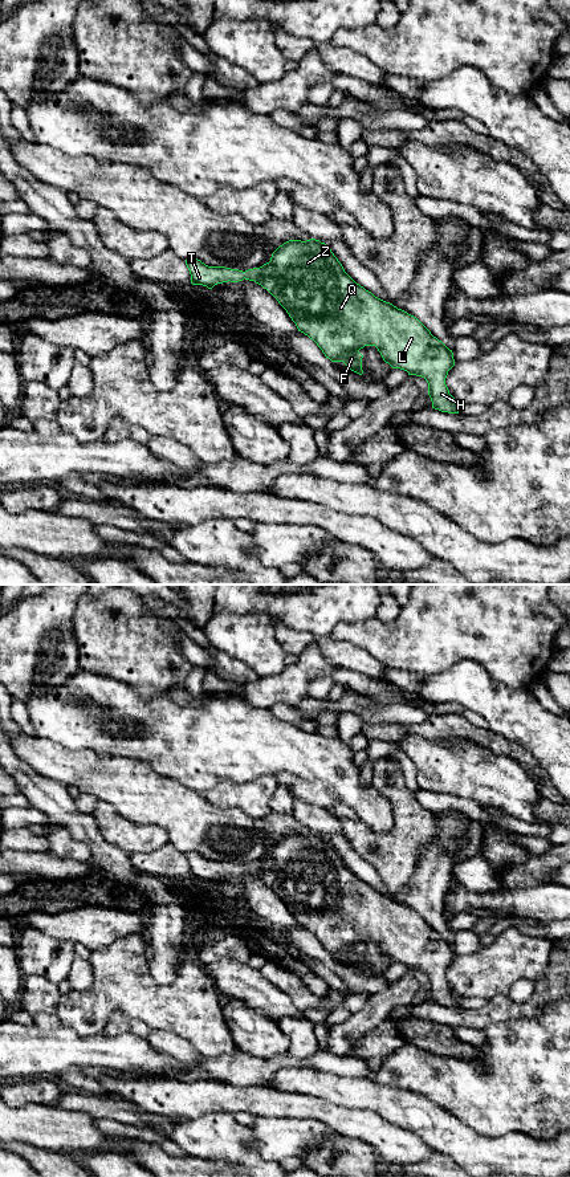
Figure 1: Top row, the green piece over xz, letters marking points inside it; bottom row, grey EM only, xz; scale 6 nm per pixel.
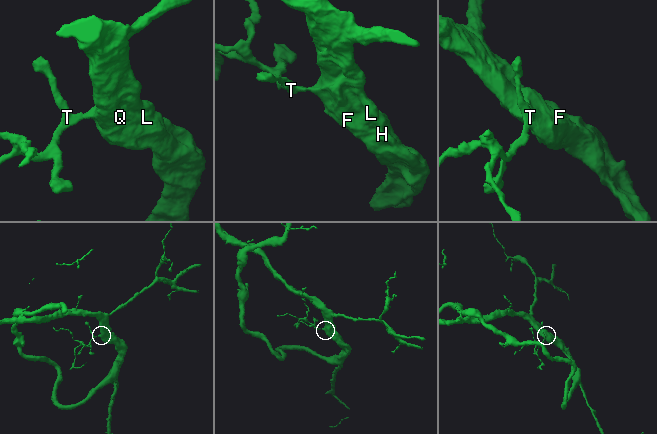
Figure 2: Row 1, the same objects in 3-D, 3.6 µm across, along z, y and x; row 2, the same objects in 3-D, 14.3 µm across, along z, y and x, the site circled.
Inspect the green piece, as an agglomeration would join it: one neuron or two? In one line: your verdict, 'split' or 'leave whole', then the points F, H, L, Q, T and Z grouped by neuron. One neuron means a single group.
leave whole; F H L Q T Z

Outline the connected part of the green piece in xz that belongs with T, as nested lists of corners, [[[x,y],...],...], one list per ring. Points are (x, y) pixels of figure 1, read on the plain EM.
[[[289,834],[280,839],[270,855],[245,866],[225,860],[208,860],[198,852],[187,852],[186,859],[192,879],[212,883],[223,876],[255,875],[266,883],[286,904],[298,925],[313,933],[331,956],[343,956],[351,965],[362,969],[359,946],[365,940],[375,940],[383,954],[408,969],[422,970],[428,977],[432,1002],[459,1007],[457,995],[445,978],[448,965],[455,960],[453,946],[414,909],[390,896],[375,891],[357,877],[343,863],[329,839],[319,834]]]

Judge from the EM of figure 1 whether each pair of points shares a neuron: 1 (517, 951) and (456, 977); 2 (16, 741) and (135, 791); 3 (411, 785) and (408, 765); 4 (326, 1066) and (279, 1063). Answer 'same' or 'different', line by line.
1: same
2: same
3: same
4: same

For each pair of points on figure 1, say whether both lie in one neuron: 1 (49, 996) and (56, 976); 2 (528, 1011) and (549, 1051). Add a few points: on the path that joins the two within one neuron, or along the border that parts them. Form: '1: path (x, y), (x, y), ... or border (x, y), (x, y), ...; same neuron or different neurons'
1: border (23, 976), (39, 974), (57, 986); different neurons
2: border (556, 1001), (538, 1015), (501, 1022); different neurons

